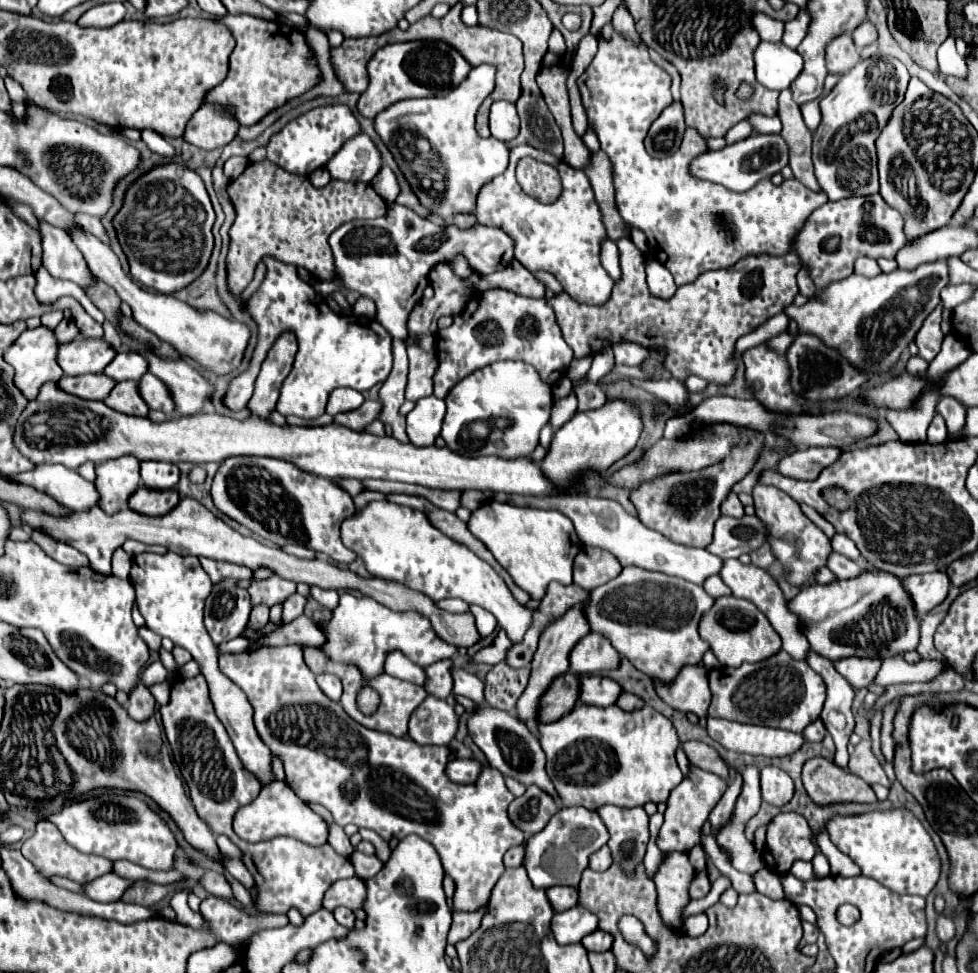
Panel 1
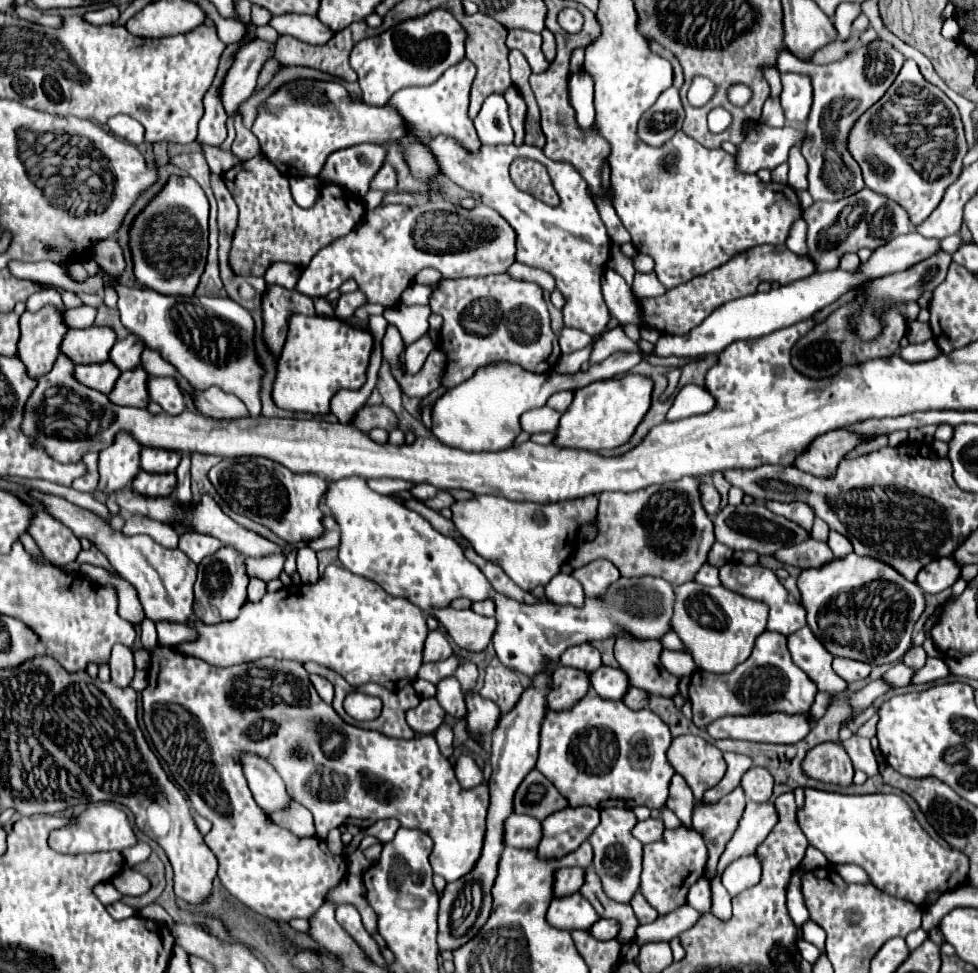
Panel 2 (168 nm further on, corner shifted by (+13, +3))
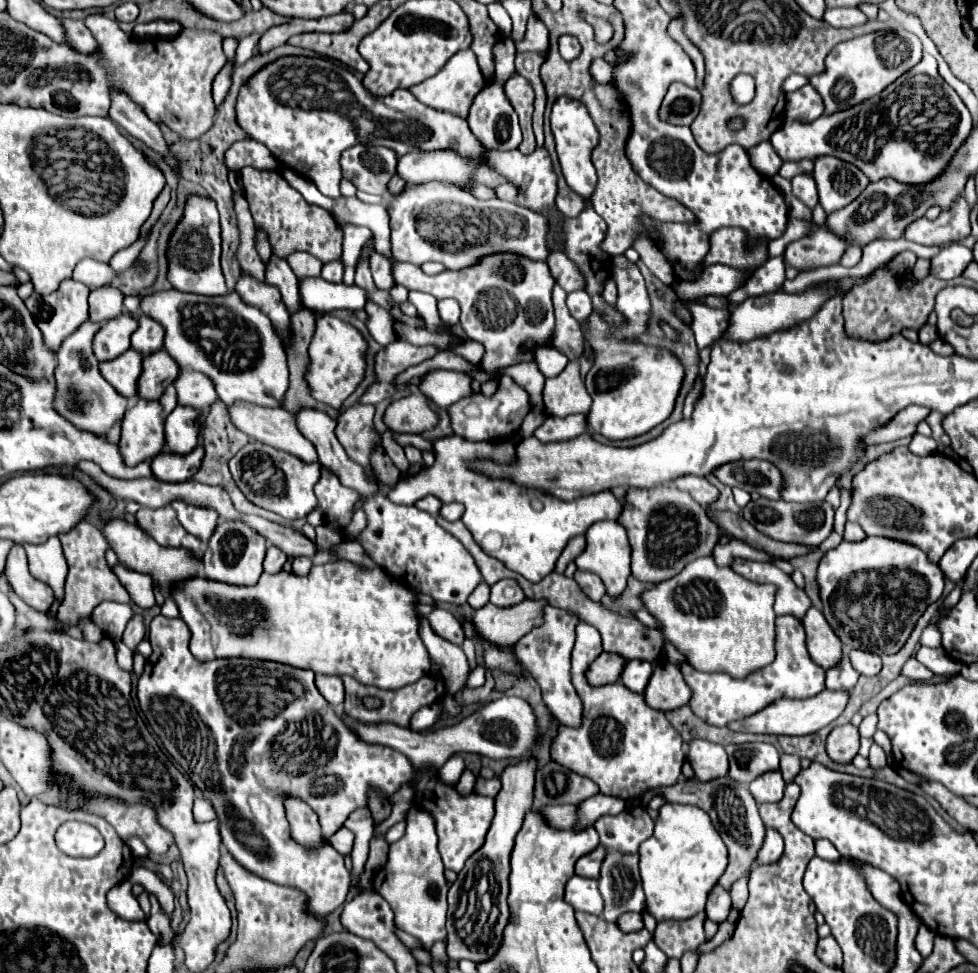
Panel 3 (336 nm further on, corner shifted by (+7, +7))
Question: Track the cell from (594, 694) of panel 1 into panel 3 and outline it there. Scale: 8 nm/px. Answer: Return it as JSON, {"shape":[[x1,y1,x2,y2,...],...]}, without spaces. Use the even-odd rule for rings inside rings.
{"shape":[[626,660,624,670,620,674,620,682,632,692,644,692,650,676,652,676,652,662,646,660]]}

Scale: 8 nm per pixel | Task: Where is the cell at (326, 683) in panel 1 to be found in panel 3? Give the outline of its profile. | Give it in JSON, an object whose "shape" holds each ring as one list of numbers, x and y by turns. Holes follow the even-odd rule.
{"shape":[[316,674,316,686,320,690,320,694,336,708,342,706,344,702,344,686,340,676,324,676,324,674]]}

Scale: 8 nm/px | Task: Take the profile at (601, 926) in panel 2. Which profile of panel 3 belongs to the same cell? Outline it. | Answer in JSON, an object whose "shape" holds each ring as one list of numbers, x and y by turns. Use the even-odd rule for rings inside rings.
{"shape":[[634,912,624,914,624,916,618,918,616,926,618,926,622,932,636,932,636,930,640,930,640,928,644,926,644,924,642,924,642,914,634,914]]}

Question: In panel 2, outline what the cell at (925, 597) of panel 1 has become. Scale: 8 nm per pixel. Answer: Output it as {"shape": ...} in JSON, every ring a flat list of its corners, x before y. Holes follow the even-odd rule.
{"shape":[[942,556,940,560,932,560,922,572,918,574,916,582,926,594,936,594,950,588,960,576,960,564,954,556]]}

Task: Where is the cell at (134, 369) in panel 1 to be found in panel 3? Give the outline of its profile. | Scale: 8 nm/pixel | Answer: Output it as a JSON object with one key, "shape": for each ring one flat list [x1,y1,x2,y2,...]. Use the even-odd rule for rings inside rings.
{"shape":[[138,316,138,328,132,334,132,350,140,352,142,356,148,356,152,352,158,352,164,346,164,328,148,316]]}

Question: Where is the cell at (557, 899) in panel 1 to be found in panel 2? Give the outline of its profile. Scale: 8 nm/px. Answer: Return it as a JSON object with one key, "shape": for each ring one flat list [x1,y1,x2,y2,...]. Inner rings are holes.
{"shape":[[560,868,556,872,554,896,568,896,570,892,578,892,584,880,584,868]]}

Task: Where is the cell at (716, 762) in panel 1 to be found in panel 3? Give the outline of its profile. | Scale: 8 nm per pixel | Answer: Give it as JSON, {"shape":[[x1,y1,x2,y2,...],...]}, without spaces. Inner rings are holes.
{"shape":[[690,740,686,758,700,782,724,778,728,772,728,756,724,752,724,746,712,744,708,740]]}

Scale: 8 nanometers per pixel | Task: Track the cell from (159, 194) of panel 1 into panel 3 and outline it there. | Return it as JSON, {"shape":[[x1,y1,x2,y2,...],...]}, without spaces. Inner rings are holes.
{"shape":[[190,194,186,198,184,214,168,240,168,282,182,292,220,296,226,290,224,276,220,270,220,224,218,208,210,196]]}

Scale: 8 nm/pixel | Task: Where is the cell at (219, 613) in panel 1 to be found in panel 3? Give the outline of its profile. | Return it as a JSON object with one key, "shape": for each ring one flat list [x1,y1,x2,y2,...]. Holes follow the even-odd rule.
{"shape":[[222,522,206,546,204,568,200,572,200,578,230,586,254,586,262,574,264,554,266,554,266,540,258,536,258,532,252,532,252,528,248,528,246,524]]}

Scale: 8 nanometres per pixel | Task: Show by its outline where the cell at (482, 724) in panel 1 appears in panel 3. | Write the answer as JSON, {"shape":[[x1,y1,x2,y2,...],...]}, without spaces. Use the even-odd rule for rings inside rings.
{"shape":[[424,620,424,628,420,628,420,634,424,636,424,644,430,652,432,662,440,666,446,692,452,696,460,694,466,688,466,680,470,674,470,666,462,648,448,644,440,636,436,636,426,620]]}

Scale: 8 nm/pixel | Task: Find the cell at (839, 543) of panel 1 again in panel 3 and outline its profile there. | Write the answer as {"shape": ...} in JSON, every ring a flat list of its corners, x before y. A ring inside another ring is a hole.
{"shape":[[846,522,846,526,844,526,844,538,850,540,850,542,858,542,858,540,864,540,866,534,862,532,862,528,858,524]]}

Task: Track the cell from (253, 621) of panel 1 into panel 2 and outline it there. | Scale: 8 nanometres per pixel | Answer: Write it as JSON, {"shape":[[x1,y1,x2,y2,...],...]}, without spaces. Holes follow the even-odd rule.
{"shape":[[250,578,250,586,248,586,248,600,262,600,262,596,266,594,266,582,260,578]]}

